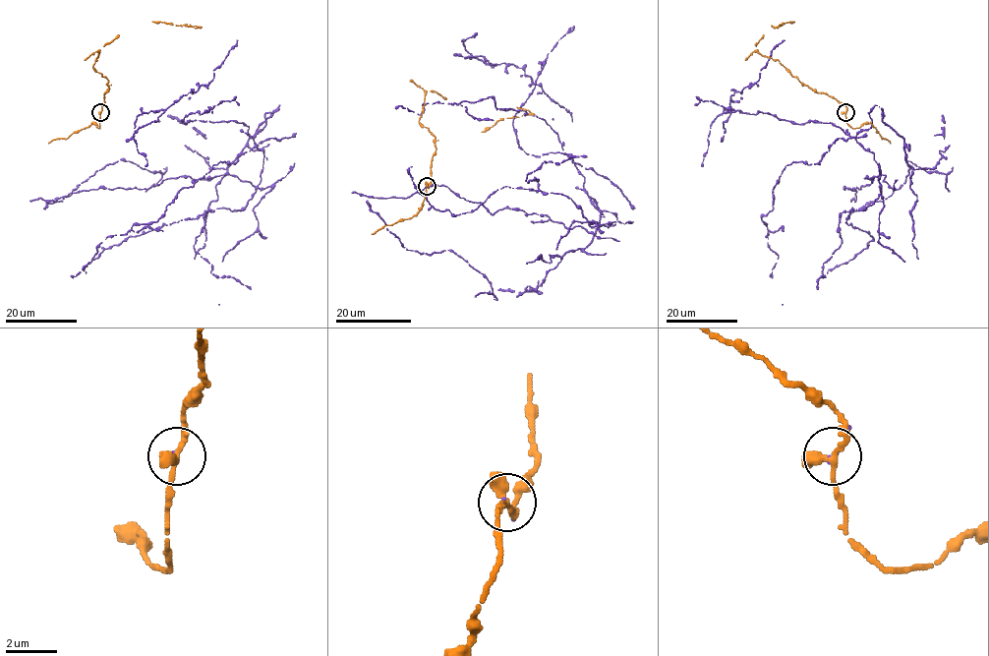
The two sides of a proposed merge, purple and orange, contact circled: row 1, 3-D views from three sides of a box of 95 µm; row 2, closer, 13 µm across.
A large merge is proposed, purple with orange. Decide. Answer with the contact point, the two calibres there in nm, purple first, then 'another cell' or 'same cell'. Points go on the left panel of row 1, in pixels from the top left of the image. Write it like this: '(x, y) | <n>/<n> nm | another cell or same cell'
(100, 112) | 100/240 nm | same cell

